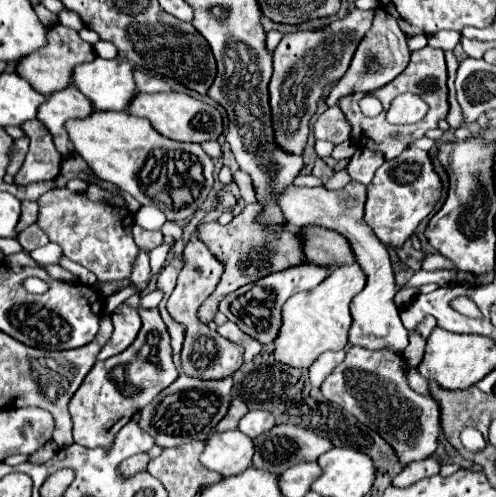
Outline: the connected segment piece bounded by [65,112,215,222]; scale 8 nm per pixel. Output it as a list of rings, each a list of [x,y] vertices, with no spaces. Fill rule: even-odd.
[[[93,112],[91,116],[81,120],[69,120],[65,128],[71,142],[75,144],[77,154],[91,166],[91,170],[101,180],[107,180],[117,188],[129,192],[141,206],[155,204],[165,212],[167,220],[183,222],[193,216],[193,212],[199,210],[199,206],[205,202],[207,194],[213,188],[215,166],[211,156],[207,156],[199,144],[185,144],[161,136],[145,118],[137,118],[129,112]]]

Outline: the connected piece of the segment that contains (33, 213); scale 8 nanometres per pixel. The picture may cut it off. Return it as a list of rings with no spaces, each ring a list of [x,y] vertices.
[[[25,200],[25,202],[23,202],[21,220],[19,220],[19,224],[17,224],[17,230],[21,232],[21,230],[25,230],[27,226],[31,226],[31,224],[37,220],[37,214],[39,214],[39,204]]]

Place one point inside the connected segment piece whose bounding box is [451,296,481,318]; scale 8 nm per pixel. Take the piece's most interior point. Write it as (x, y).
(464, 305)

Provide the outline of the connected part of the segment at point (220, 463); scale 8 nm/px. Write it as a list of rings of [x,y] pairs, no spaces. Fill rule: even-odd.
[[[239,430],[215,432],[201,454],[201,464],[229,478],[251,466],[253,440]]]

